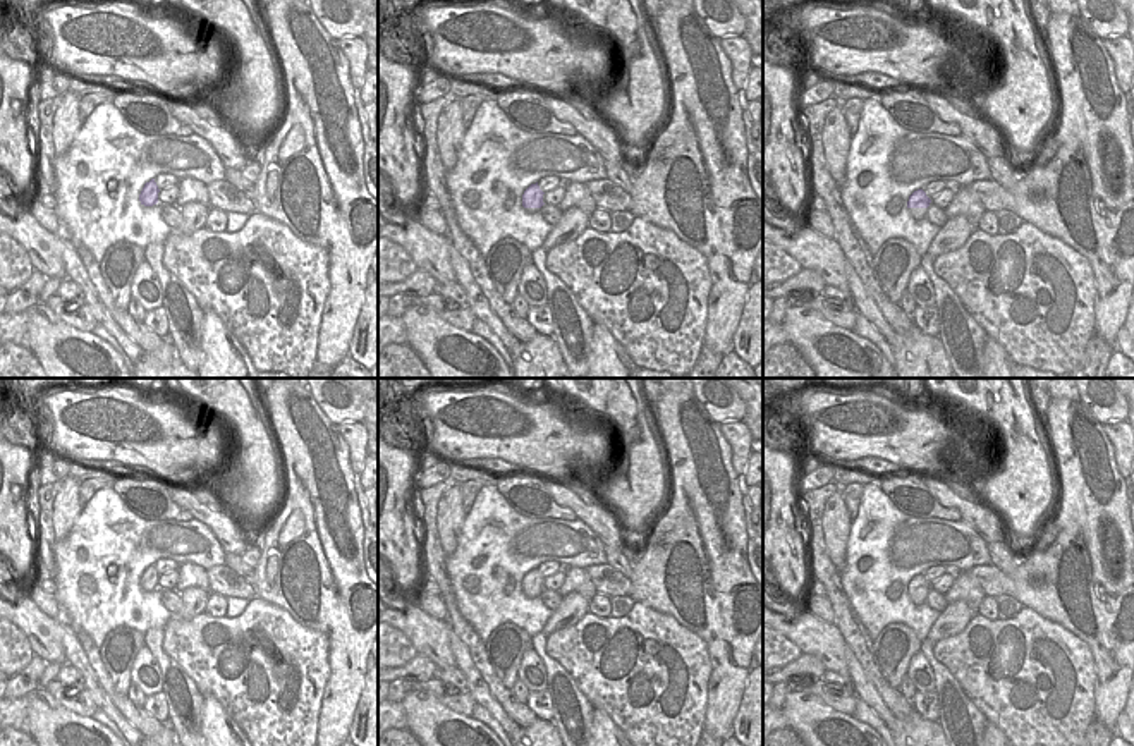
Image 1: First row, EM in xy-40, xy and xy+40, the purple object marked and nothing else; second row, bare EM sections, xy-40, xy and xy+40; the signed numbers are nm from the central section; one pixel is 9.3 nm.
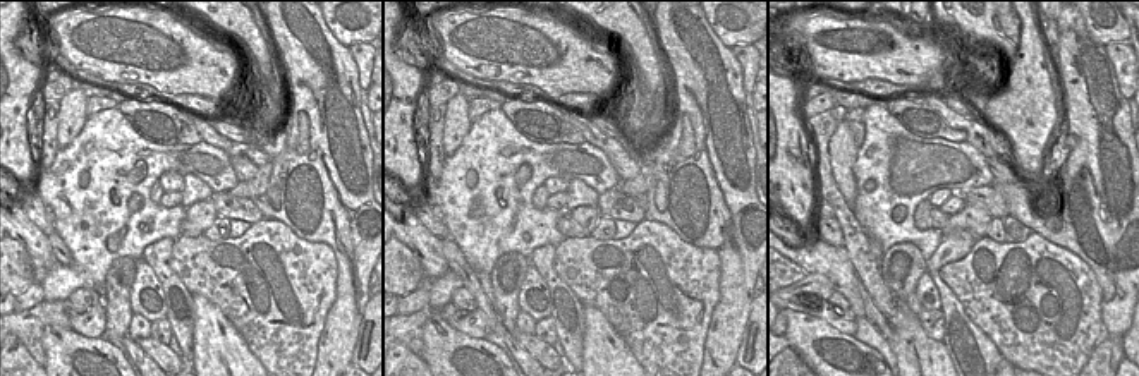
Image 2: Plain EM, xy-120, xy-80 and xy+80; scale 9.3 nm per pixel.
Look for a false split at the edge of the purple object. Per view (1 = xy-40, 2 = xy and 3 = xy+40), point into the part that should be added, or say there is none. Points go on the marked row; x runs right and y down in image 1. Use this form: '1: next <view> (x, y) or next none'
1: next none
2: next none
3: next none

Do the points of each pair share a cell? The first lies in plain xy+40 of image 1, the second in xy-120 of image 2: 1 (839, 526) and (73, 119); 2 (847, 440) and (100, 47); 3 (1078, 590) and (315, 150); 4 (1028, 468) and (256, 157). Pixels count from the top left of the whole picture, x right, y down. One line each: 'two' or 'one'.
1: one
2: one
3: one
4: two

